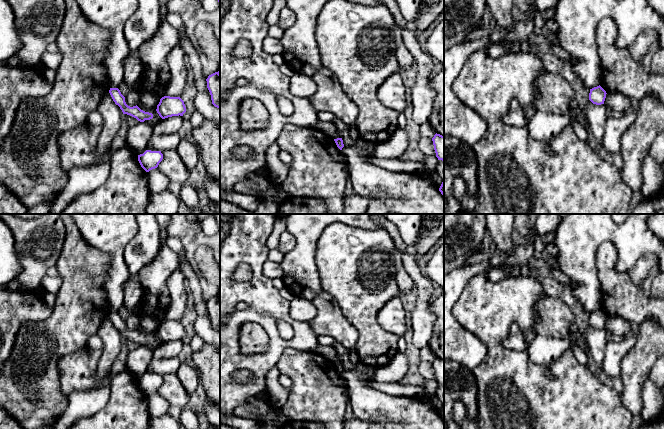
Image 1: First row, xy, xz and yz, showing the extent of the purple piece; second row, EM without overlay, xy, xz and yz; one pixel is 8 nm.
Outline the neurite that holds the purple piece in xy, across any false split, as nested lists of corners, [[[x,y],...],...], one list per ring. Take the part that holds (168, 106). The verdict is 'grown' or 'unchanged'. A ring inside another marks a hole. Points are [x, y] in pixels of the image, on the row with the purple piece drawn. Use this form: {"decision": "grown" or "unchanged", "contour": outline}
{"decision": "unchanged", "contour": [[[164,96],[160,99],[156,111],[162,119],[165,119],[172,116],[183,116],[186,107],[180,97]]]}

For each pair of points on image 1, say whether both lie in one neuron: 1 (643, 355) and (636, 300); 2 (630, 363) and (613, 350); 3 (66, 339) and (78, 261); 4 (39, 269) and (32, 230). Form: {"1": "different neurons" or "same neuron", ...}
{"1": "different neurons", "2": "different neurons", "3": "same neuron", "4": "same neuron"}

